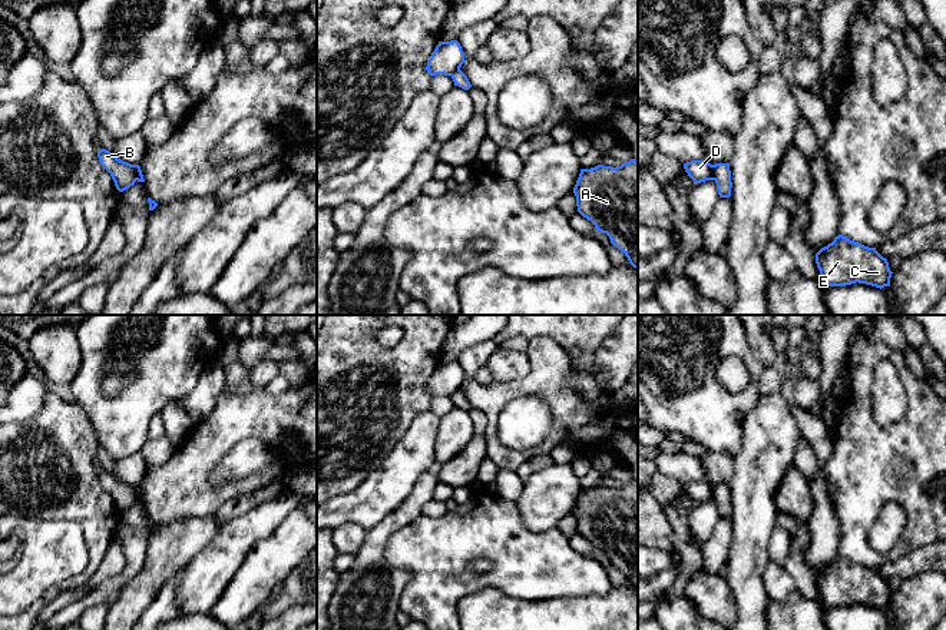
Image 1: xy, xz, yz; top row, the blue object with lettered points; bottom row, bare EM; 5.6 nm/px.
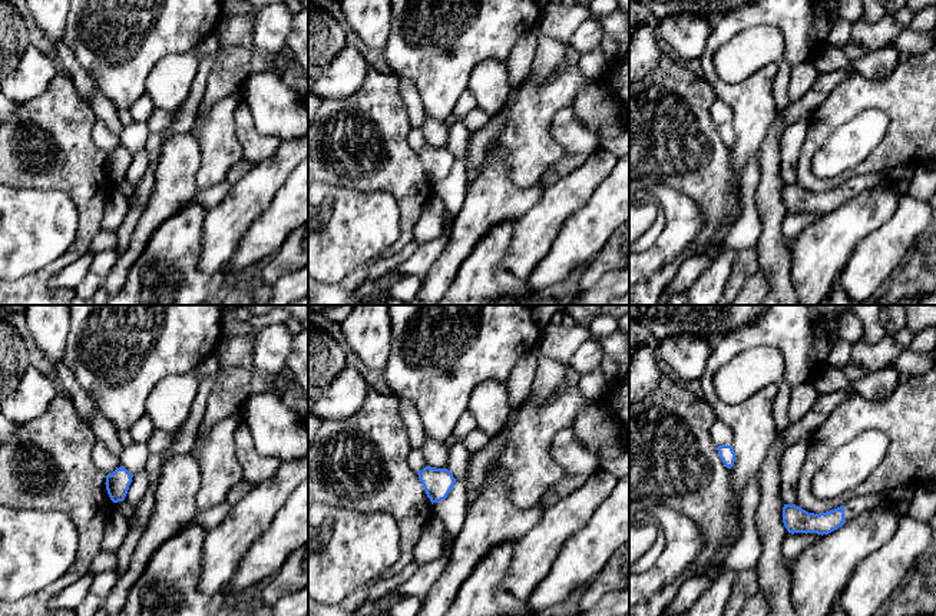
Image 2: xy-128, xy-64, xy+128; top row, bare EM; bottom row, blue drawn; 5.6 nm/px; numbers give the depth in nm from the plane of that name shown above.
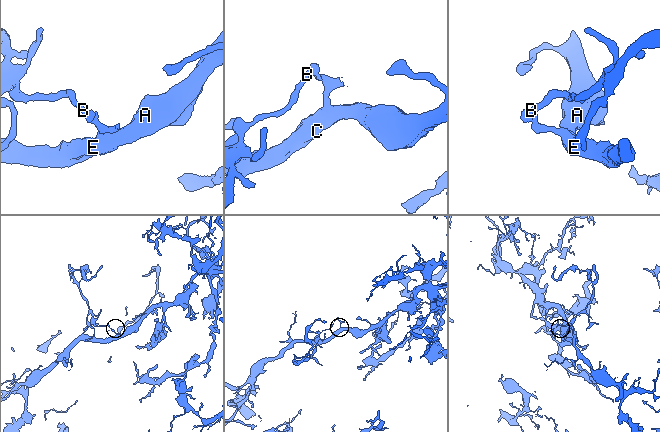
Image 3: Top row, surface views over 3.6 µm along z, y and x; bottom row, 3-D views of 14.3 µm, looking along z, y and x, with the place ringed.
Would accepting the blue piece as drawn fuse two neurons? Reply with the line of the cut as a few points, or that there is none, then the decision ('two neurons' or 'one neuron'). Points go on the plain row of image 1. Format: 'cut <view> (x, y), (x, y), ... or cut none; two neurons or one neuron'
cut yz (713, 486), (714, 500); two neurons

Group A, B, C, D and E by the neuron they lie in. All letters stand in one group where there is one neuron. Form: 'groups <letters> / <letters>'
groups A C E / B D

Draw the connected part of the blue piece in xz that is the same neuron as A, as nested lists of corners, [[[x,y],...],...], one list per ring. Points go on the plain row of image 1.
[[[631,480],[616,488],[598,485],[580,490],[573,514],[578,533],[591,541],[596,551],[606,554],[611,564],[638,590],[638,481]]]

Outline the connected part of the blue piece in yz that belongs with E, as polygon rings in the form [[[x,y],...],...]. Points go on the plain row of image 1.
[[[838,556],[816,574],[816,584],[824,607],[866,604],[876,609],[890,607],[889,583],[876,568],[864,567]]]

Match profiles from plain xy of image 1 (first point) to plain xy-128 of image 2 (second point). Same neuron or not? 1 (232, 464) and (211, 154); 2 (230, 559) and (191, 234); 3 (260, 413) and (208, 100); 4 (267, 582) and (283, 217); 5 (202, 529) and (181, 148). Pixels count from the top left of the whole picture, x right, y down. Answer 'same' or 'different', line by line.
1: different
2: different
3: different
4: same
5: same

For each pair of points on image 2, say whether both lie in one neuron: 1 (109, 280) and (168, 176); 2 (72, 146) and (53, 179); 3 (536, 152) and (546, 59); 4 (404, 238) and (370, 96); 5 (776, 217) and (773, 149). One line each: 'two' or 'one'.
1: one
2: one
3: two
4: one
5: one

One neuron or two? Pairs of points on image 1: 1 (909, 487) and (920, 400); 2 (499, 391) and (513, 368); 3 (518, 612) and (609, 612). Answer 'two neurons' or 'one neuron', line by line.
1: one neuron
2: two neurons
3: one neuron

